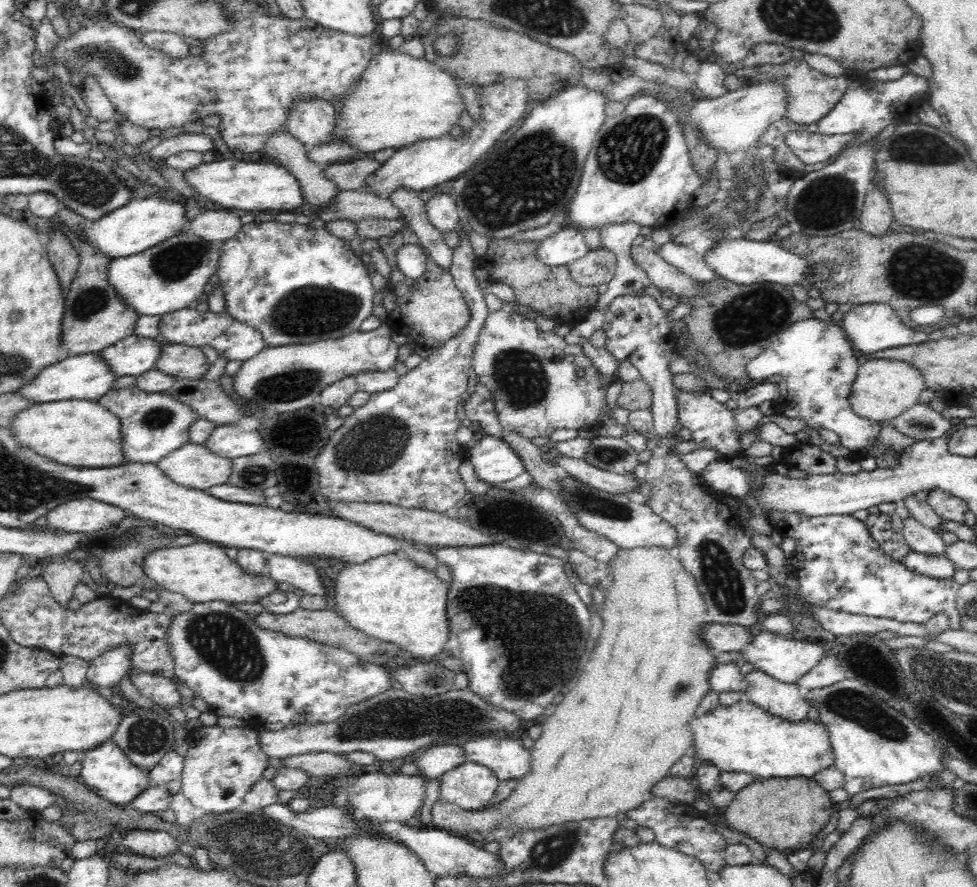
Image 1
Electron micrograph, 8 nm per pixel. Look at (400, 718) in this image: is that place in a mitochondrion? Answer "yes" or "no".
yes

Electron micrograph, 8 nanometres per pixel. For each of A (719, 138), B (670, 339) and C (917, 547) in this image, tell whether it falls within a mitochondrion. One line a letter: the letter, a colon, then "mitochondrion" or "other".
A: other
B: other
C: other

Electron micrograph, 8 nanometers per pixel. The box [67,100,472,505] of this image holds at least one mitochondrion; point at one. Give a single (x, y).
(309, 311)

